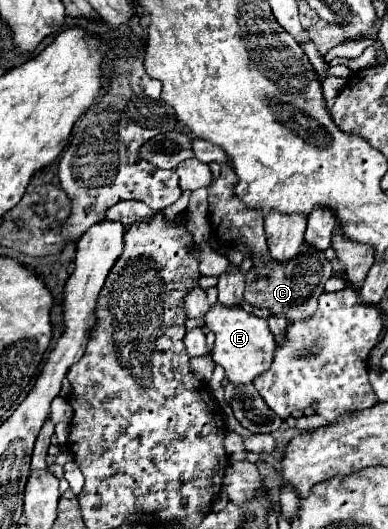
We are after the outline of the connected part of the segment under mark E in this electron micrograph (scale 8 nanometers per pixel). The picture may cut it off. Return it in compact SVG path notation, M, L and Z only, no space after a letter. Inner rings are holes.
M223 304L211 306L205 324L215 334L215 346L213 346L213 360L215 364L225 368L225 378L231 384L251 384L257 374L263 374L273 364L273 354L277 350L275 336L271 334L267 320L255 316L253 312L245 312L241 306L237 308L225 308Z

